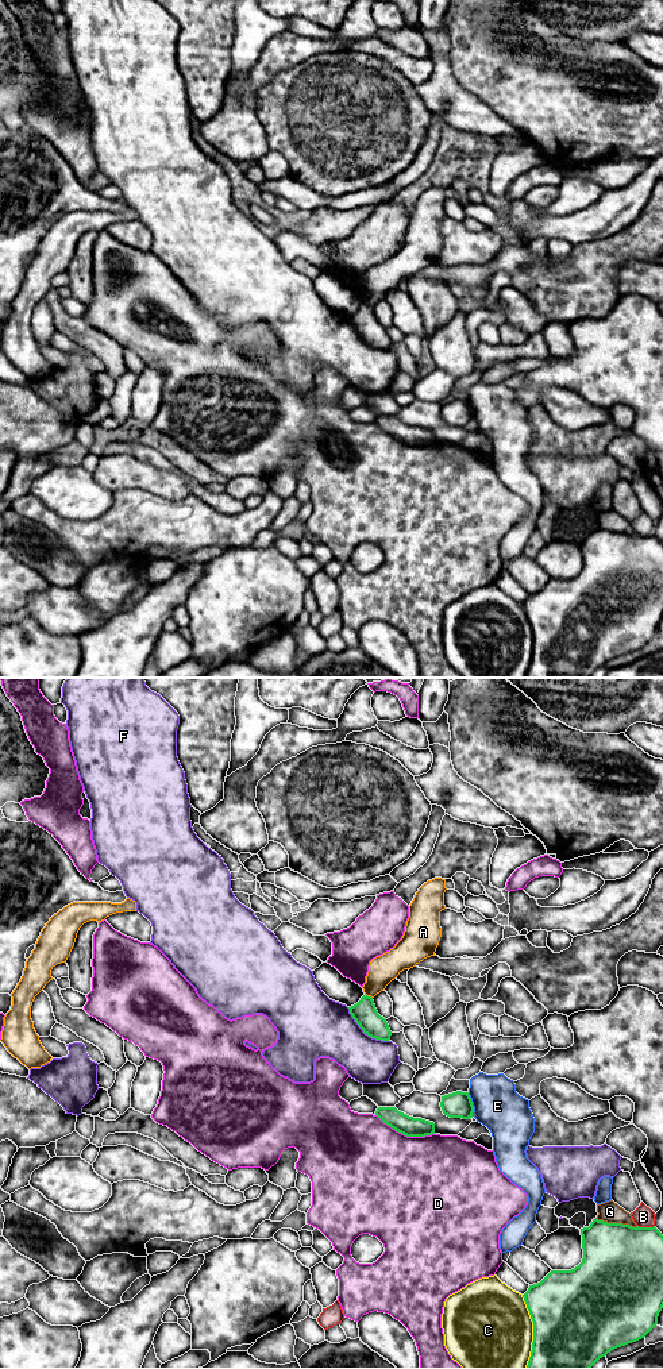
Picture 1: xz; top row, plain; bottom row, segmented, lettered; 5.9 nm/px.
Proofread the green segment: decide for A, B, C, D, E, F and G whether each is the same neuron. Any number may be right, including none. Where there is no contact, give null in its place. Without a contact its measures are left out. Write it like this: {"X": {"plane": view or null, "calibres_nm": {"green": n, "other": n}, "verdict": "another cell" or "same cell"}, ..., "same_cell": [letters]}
{"A": {"plane": "xz", "calibres_nm": {"green": 140, "other": 170}, "verdict": "another cell"}, "B": {"plane": "xz", "calibres_nm": {"green": 440, "other": 120}, "verdict": "another cell"}, "C": {"plane": "xz", "calibres_nm": {"green": 500, "other": 500}, "verdict": "another cell"}, "D": {"plane": "xz", "calibres_nm": {"green": 120, "other": 480}, "verdict": "another cell"}, "E": {"plane": "xz", "calibres_nm": {"green": 160, "other": 280}, "verdict": "another cell"}, "F": {"plane": "xz", "calibres_nm": {"green": 140, "other": 360}, "verdict": "another cell"}, "G": {"plane": "xz", "calibres_nm": {"green": 480, "other": 130}, "verdict": "another cell"}, "same_cell": []}

